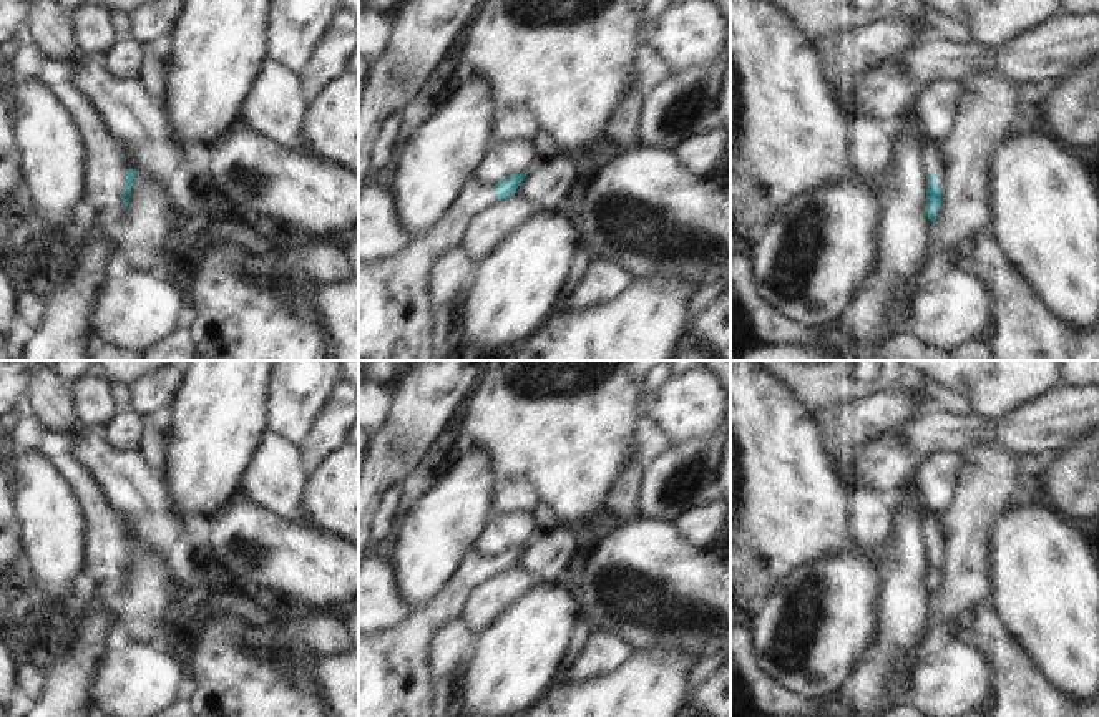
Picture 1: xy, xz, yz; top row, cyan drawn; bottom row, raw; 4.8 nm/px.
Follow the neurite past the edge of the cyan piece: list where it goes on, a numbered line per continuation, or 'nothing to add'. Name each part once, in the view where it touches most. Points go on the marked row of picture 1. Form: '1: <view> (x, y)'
1: xy (105, 158).

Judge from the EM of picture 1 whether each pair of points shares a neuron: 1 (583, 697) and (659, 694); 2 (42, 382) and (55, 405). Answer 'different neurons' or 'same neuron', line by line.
1: same neuron
2: same neuron

